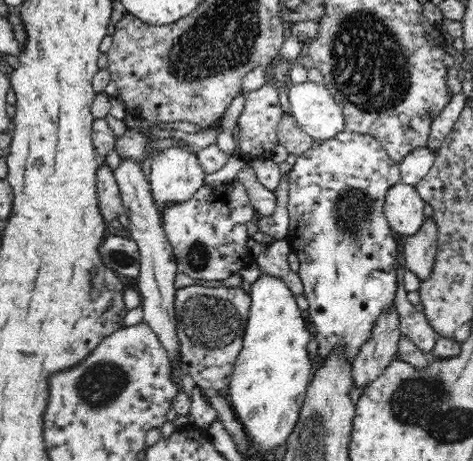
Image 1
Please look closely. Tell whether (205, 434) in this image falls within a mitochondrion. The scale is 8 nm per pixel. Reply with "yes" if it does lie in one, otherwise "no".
no

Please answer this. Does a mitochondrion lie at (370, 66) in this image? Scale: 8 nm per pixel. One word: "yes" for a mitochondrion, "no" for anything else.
yes

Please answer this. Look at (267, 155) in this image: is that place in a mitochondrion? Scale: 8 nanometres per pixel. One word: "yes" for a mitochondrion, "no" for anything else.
no

